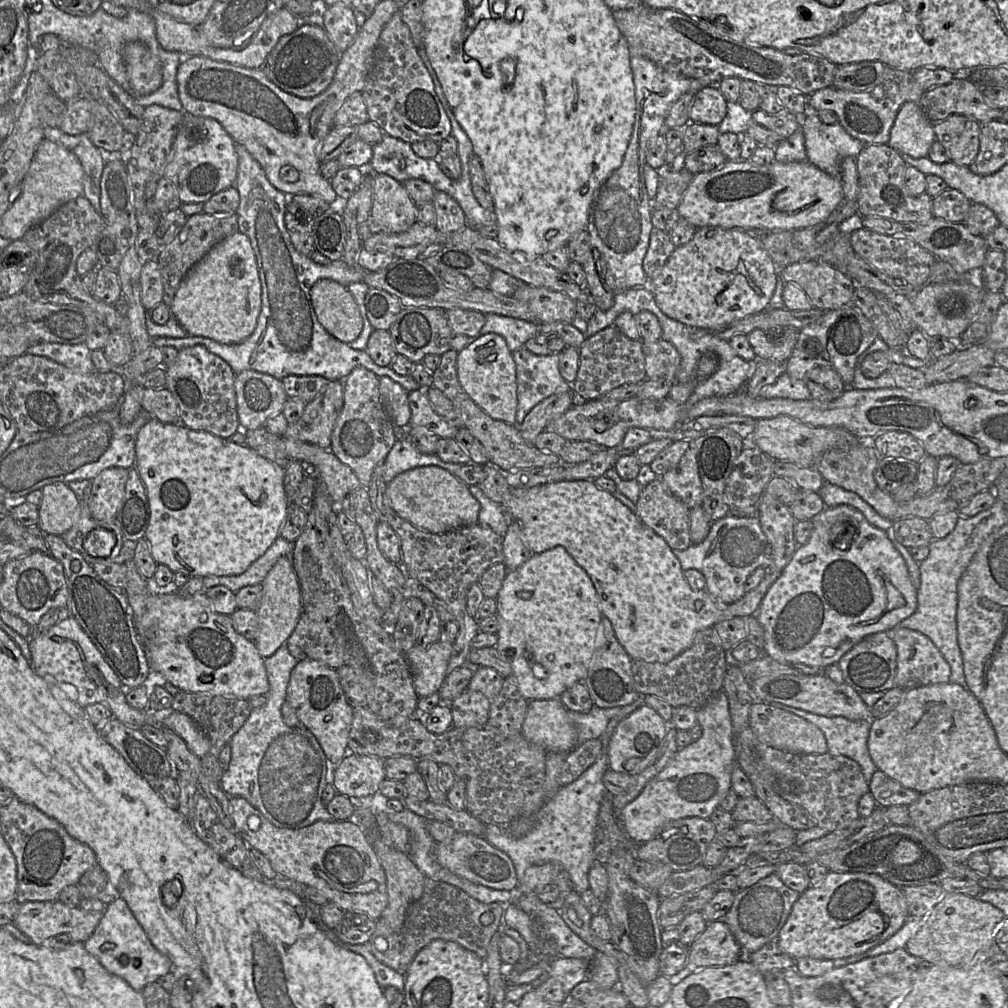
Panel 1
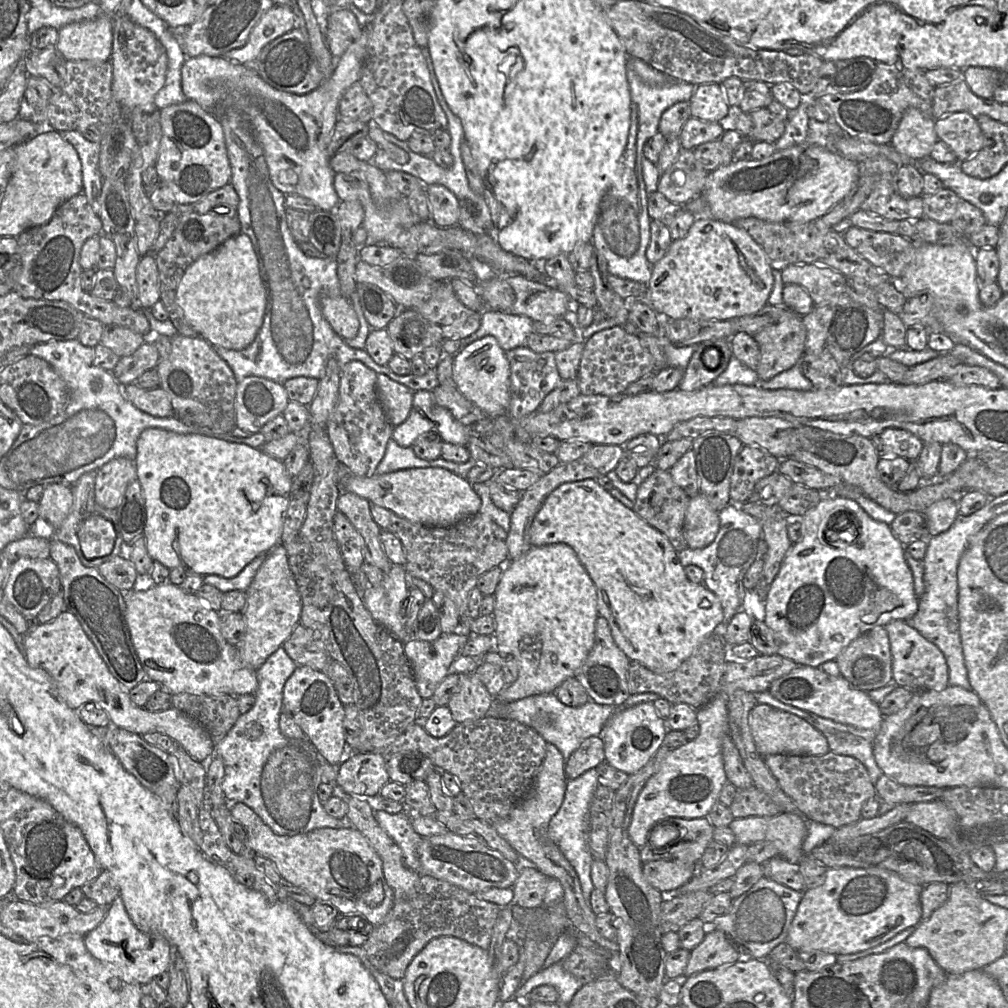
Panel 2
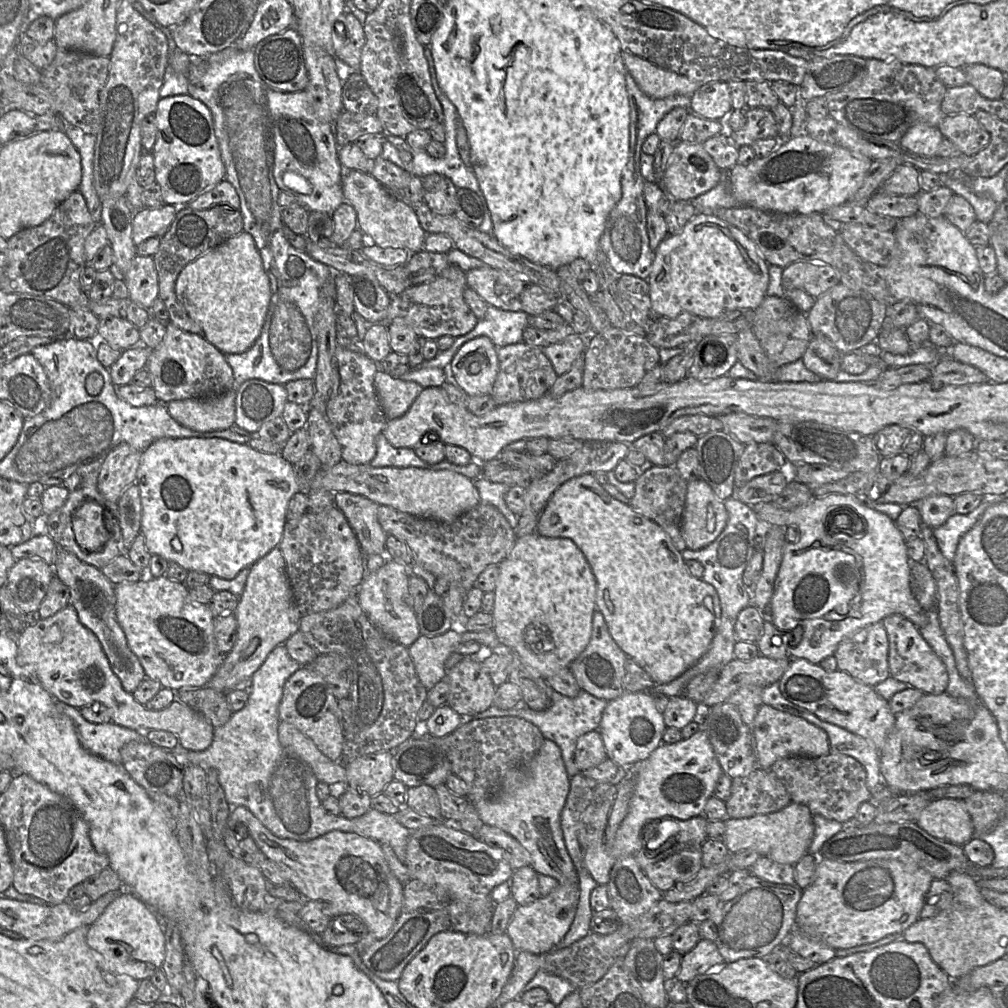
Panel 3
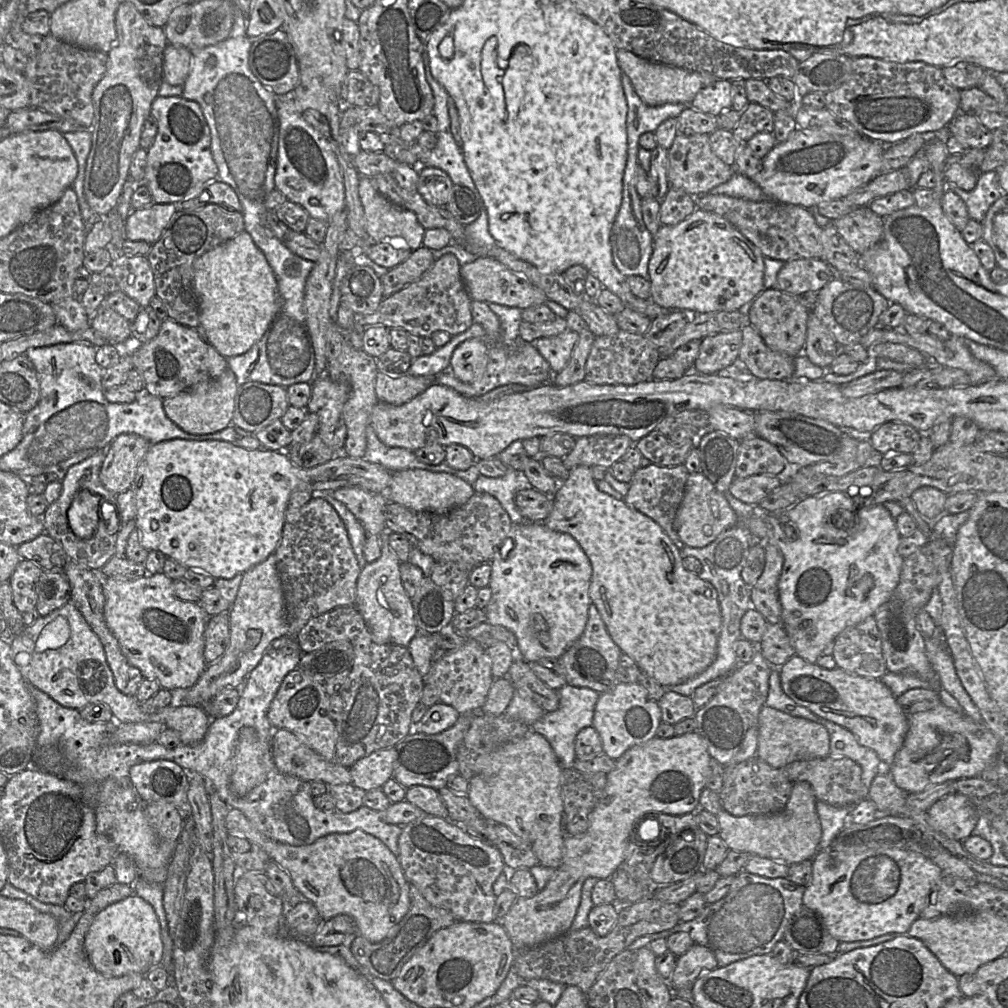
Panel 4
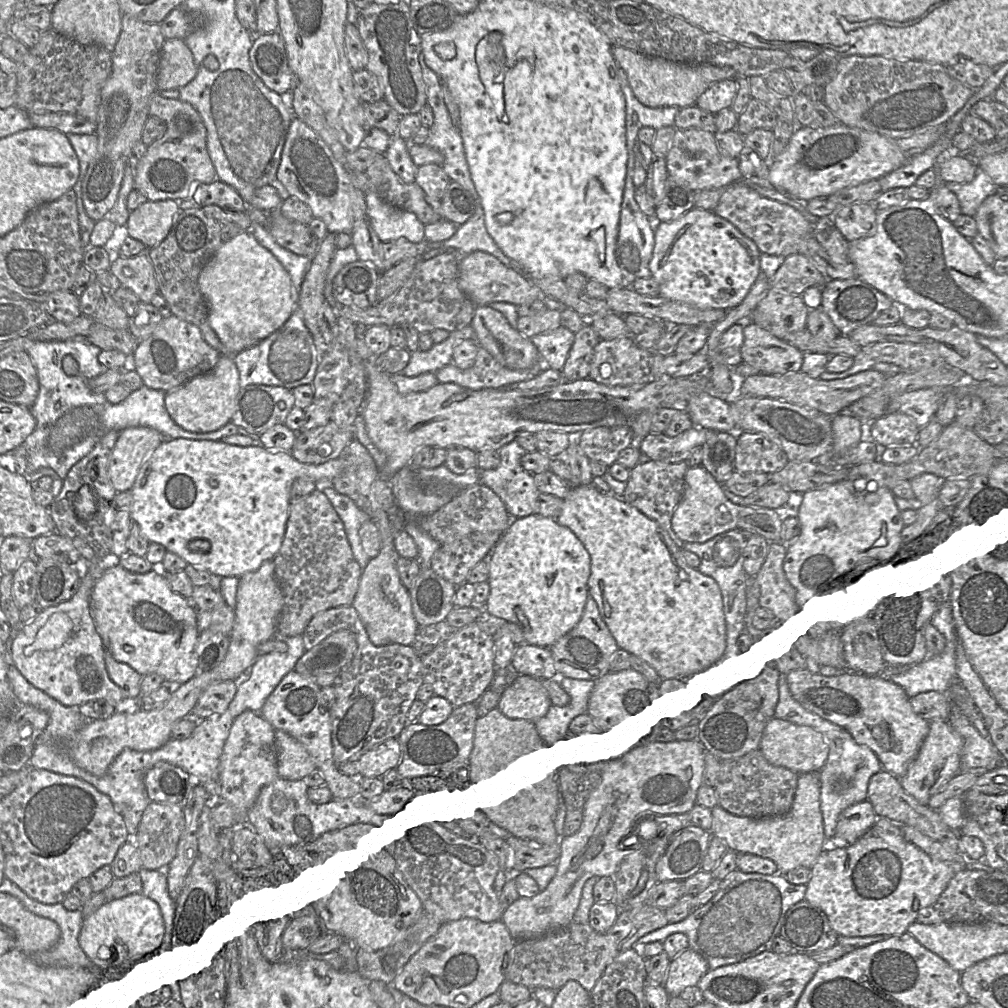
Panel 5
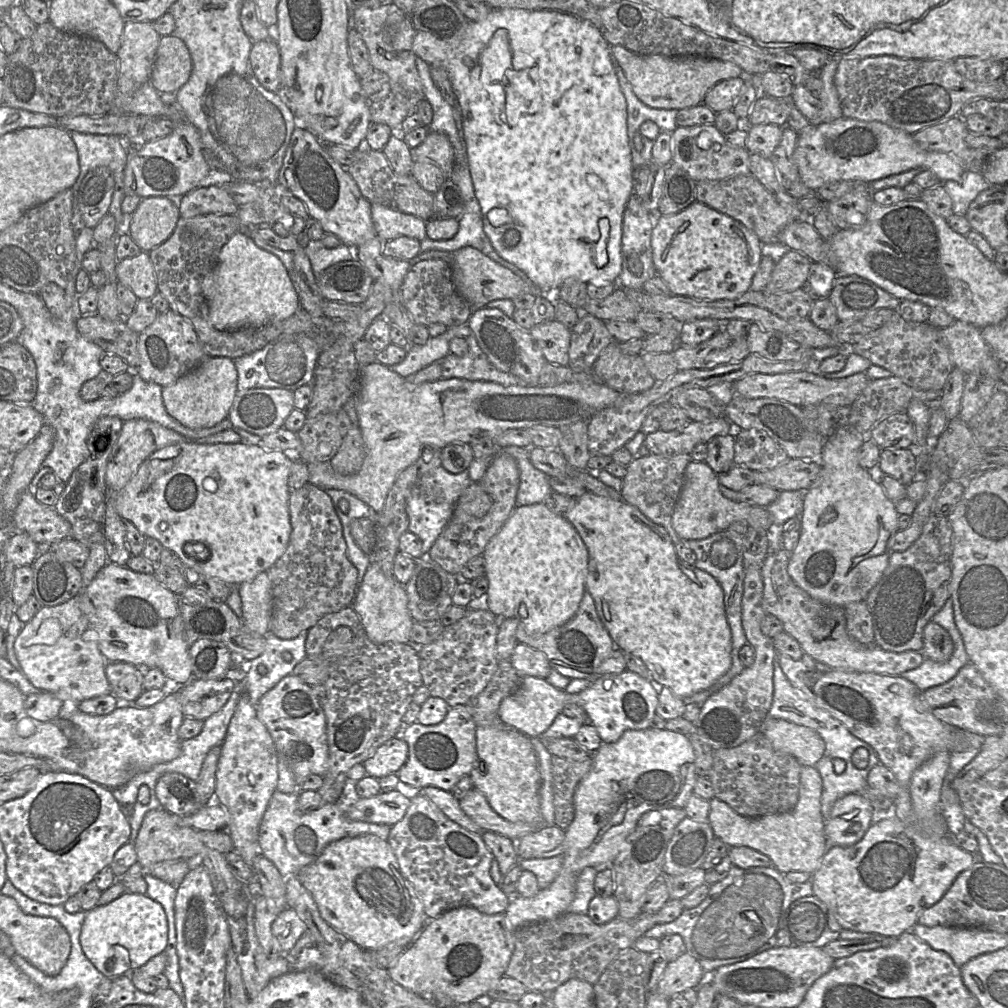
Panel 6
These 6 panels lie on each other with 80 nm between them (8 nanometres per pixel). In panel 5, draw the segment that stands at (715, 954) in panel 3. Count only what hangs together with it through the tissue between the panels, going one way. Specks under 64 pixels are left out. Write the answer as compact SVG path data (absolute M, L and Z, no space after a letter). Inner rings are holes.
M687 948L671 960L663 986L671 997L679 996L685 988L697 987L709 970L707 960Z

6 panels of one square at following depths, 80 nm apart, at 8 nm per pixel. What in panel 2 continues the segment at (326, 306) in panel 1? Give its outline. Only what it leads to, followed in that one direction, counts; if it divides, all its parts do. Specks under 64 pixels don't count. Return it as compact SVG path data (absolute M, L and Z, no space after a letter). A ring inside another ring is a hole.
M321 295L319 304L324 318L341 338L356 337L359 331L359 320L349 299L342 295Z

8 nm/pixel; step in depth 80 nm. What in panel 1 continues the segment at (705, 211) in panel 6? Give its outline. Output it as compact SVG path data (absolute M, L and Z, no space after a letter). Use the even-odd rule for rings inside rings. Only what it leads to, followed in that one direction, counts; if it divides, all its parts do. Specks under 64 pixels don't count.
M706 226L697 228L694 237L688 243L675 248L674 252L671 254L659 274L650 281L649 287L653 291L656 304L669 318L672 318L673 320L681 322L682 324L692 328L717 331L737 320L765 311L774 294L778 272L779 268L774 264L766 249L756 238L752 236L752 234L749 234L745 230L738 228L725 229L722 227Z

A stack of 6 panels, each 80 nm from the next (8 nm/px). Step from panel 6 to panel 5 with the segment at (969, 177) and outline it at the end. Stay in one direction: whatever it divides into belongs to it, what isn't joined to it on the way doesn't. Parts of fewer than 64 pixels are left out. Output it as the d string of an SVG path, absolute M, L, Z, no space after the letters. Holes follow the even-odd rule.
M978 170L975 178L970 183L946 184L948 189L957 196L961 213L972 217L976 214L982 202L999 189L992 179L985 172L980 170Z

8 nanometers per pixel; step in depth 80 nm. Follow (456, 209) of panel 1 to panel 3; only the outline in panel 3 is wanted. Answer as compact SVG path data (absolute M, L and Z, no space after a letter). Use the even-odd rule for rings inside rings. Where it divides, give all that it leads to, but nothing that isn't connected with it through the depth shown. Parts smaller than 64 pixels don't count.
M432 173L421 179L424 202L440 215L454 215L456 209L456 190L453 182L446 176Z

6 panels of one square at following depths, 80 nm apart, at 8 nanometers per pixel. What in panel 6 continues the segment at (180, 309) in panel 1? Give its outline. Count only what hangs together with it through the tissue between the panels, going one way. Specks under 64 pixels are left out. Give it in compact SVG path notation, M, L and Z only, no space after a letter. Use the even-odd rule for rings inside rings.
M243 233L234 234L222 247L215 267L202 281L210 320L220 331L259 328L292 316L301 306L299 296L281 260L259 248Z

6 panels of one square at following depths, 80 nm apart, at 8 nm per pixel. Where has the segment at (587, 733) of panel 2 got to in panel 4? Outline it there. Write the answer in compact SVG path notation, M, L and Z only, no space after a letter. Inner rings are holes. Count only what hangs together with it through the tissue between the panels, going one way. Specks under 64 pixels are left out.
M569 684L557 690L559 707L546 712L531 726L534 731L543 735L550 743L562 769L572 768L575 757L575 739L581 729L592 726L594 710L599 693L587 687L576 687Z

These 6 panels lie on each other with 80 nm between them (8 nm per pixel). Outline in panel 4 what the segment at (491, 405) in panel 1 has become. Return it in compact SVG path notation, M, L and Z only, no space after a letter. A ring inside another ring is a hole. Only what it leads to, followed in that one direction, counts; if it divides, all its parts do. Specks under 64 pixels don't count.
M479 338L462 342L453 352L450 366L455 376L464 383L471 383L480 378L488 364L489 344Z

